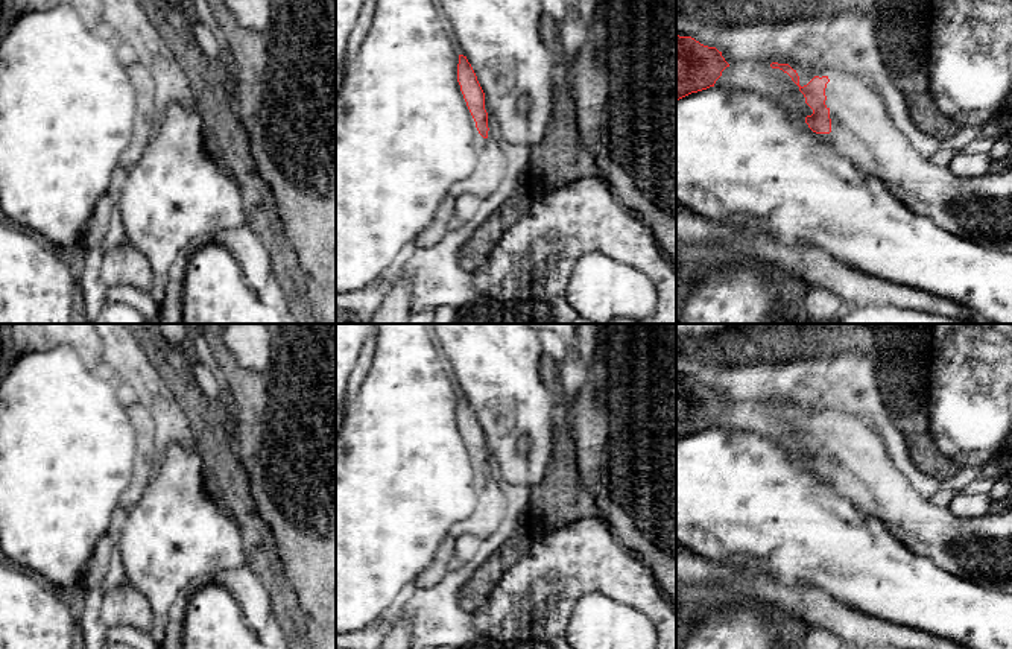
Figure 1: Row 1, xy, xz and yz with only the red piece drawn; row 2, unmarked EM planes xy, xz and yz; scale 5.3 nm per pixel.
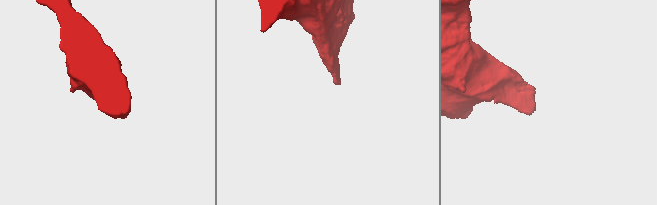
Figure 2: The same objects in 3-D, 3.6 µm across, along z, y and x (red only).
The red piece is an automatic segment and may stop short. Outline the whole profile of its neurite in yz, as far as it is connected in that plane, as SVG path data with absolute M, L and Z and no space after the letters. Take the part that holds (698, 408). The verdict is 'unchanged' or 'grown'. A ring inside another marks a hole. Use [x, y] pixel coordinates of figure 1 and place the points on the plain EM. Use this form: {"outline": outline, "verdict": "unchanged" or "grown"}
{"outline": "M676 375L676 441L710 427L729 404L716 388Z", "verdict": "unchanged"}

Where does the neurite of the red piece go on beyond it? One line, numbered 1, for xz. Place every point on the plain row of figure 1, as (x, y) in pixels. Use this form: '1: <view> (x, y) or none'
1: none

